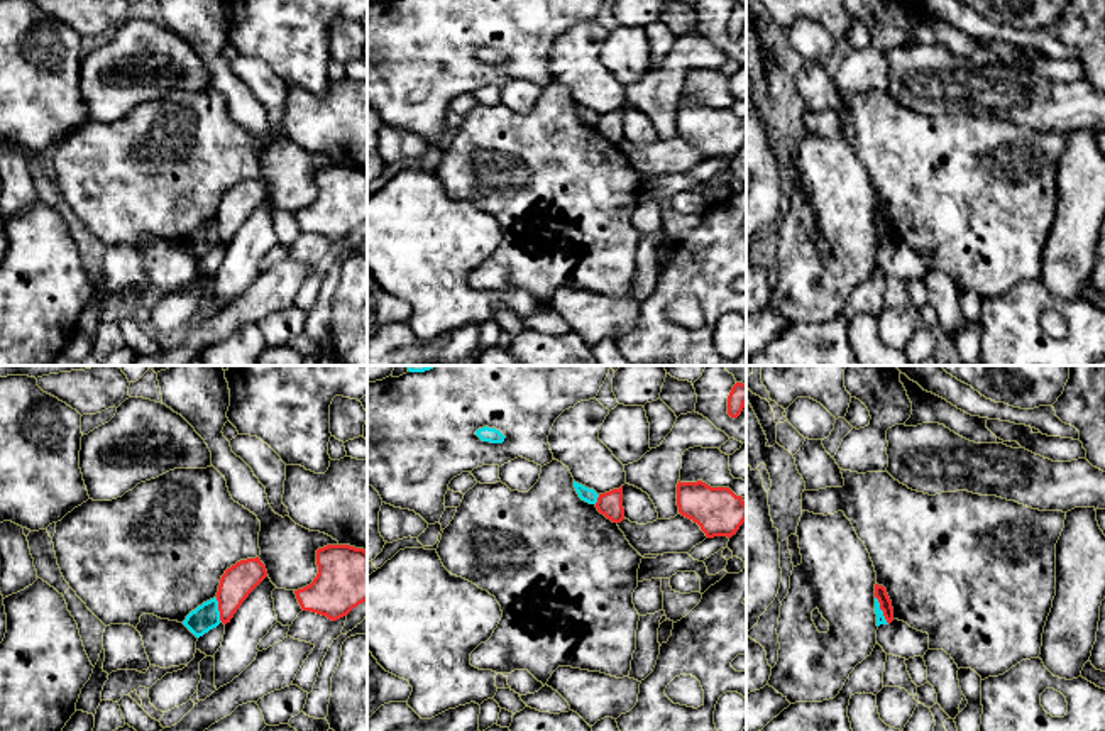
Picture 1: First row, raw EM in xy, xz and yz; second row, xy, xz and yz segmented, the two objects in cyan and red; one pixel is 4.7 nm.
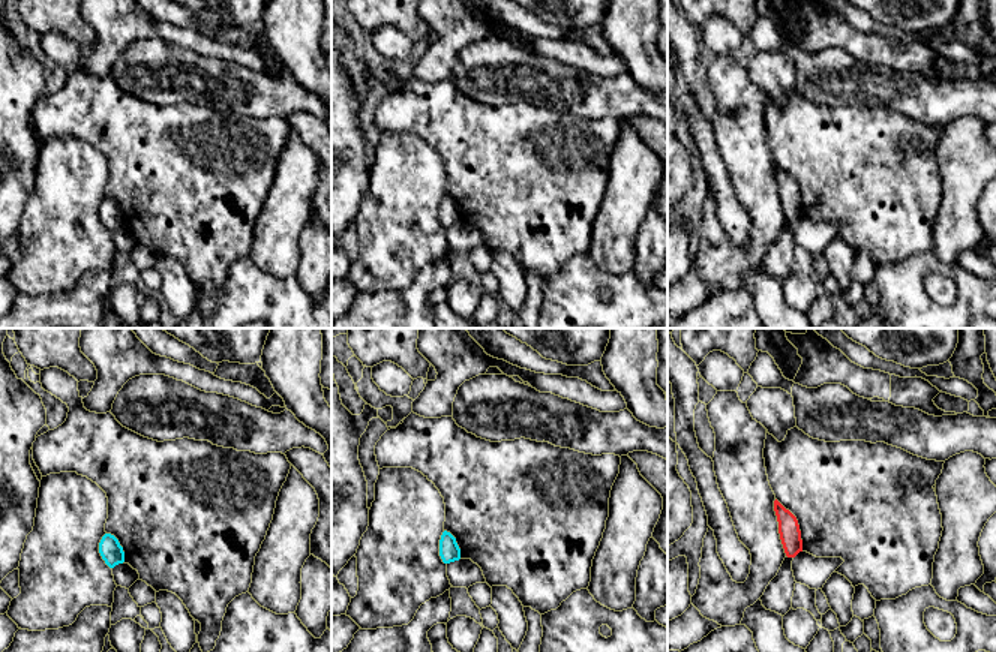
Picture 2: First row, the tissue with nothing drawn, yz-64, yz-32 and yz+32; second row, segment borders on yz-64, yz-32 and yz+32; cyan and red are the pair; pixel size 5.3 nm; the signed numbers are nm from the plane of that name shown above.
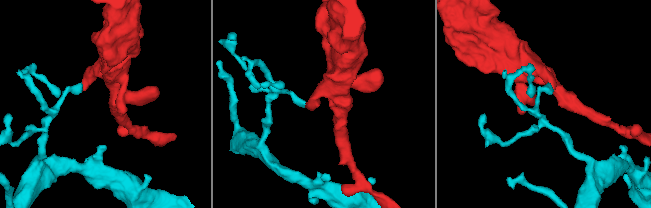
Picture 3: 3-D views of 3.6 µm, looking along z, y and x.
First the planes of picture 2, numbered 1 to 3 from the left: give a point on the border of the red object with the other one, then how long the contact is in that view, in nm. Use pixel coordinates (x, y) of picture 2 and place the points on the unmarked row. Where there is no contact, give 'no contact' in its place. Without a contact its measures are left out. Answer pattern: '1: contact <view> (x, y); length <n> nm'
1: no contact
2: no contact
3: no contact

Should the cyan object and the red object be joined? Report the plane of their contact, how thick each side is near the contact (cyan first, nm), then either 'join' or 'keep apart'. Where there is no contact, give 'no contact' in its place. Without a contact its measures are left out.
contact in yz; calibres 50 and 60 nm; keep apart

